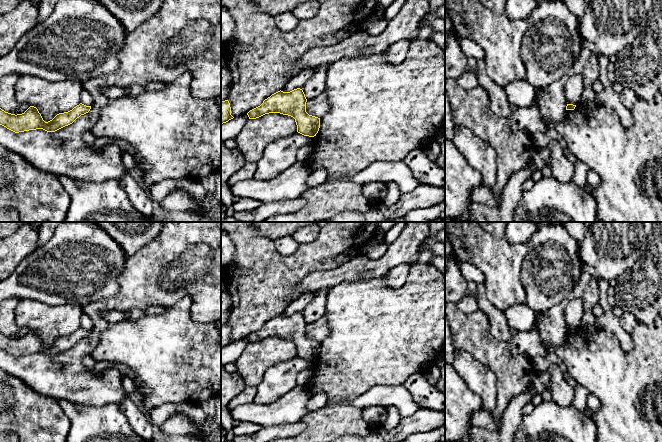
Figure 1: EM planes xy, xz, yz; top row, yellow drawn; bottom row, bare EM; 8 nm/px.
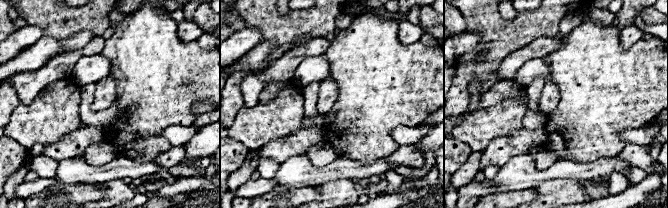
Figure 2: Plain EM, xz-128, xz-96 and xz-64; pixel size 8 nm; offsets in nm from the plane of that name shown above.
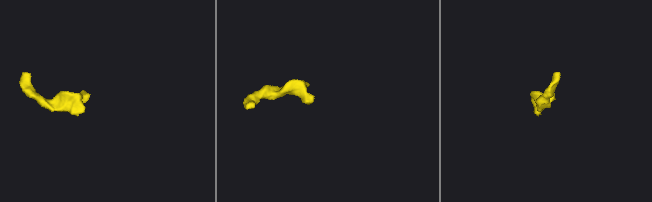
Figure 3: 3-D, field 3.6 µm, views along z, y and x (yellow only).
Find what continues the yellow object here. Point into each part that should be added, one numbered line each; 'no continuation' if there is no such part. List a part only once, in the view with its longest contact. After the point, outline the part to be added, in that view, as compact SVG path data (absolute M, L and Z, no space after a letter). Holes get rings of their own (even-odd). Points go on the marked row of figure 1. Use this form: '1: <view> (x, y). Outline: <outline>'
no continuation

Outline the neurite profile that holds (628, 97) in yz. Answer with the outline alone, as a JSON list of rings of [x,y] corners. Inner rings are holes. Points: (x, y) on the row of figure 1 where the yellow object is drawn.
[[[623,88],[623,91],[619,94],[619,99],[625,108],[632,110],[638,96],[631,88]]]

